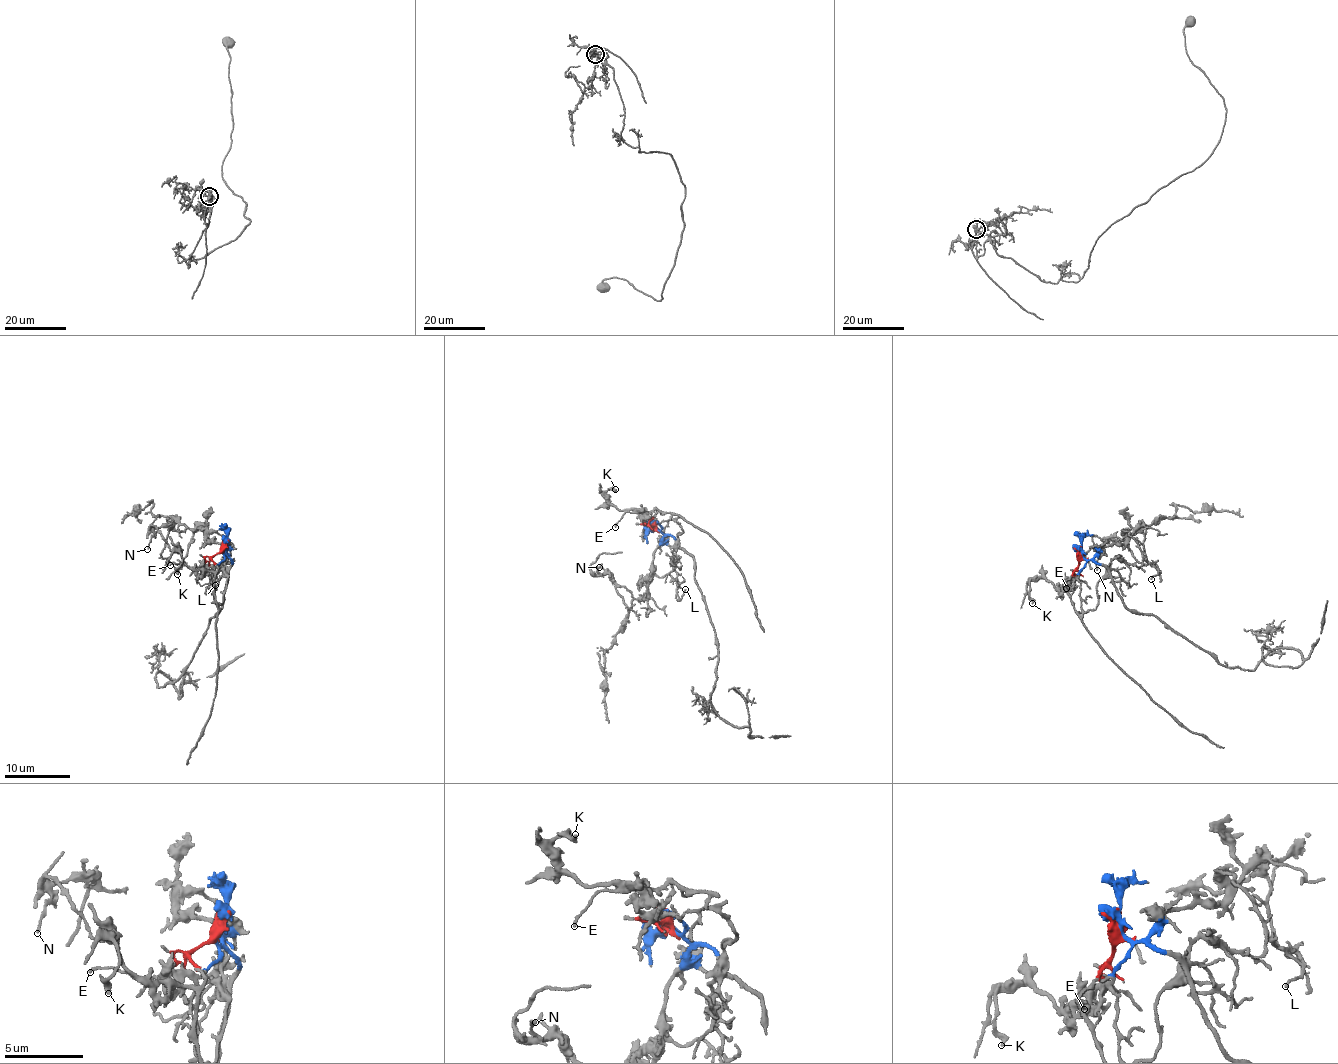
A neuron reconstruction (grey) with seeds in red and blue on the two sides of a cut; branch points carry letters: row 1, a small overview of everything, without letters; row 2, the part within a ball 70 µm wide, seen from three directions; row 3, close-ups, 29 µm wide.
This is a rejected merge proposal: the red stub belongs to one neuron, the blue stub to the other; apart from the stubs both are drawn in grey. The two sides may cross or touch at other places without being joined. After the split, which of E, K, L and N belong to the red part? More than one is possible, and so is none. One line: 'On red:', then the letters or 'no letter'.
On red: E, K

